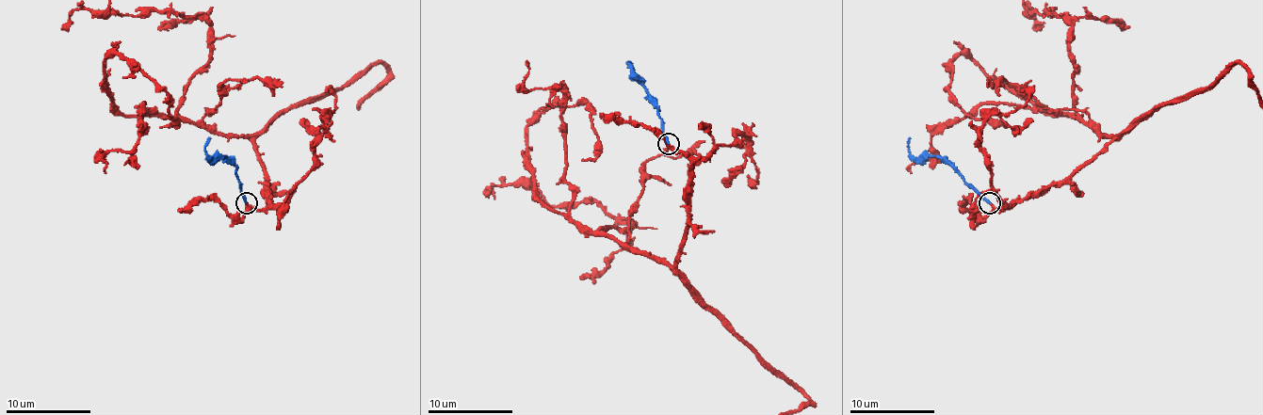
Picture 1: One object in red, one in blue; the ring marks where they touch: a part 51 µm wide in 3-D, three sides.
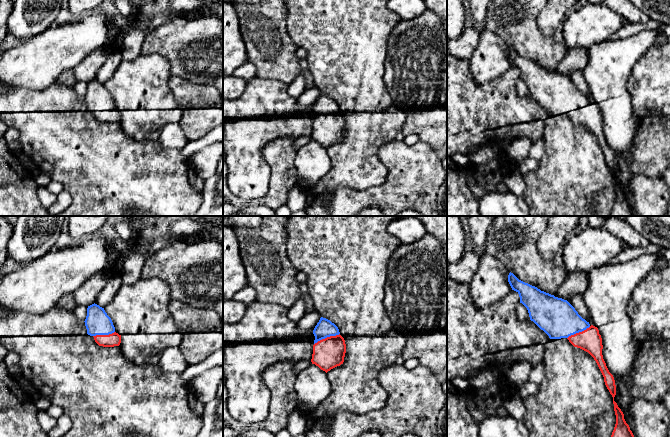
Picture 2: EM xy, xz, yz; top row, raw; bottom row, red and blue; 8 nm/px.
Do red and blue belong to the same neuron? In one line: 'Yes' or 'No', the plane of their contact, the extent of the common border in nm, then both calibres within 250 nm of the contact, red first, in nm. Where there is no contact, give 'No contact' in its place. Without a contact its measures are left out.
Yes. Touches red in xz. Shared border 220 nm. Thickness 240 nm (red) against 150 nm

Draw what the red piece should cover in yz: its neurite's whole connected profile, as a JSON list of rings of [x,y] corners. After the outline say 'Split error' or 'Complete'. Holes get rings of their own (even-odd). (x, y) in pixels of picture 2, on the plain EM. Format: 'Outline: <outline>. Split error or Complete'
Outline: [[[509,49],[508,58],[512,66],[516,67],[522,79],[528,86],[530,96],[533,97],[541,106],[543,106],[550,115],[567,114],[569,118],[577,124],[588,128],[596,137],[603,153],[604,158],[613,173],[614,187],[616,191],[616,200],[610,216],[635,216],[629,201],[624,195],[624,190],[614,177],[616,171],[616,161],[613,151],[609,148],[602,131],[602,114],[597,103],[590,101],[583,95],[575,84],[562,74],[555,73],[549,69],[541,67],[535,62],[519,56],[513,49]]]. Split error

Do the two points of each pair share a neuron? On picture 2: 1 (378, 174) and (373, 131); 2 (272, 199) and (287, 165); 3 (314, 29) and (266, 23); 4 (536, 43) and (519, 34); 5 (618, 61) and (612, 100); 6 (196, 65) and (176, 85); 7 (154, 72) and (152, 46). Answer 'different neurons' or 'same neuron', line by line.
1: same neuron
2: same neuron
3: different neurons
4: same neuron
5: same neuron
6: different neurons
7: different neurons

